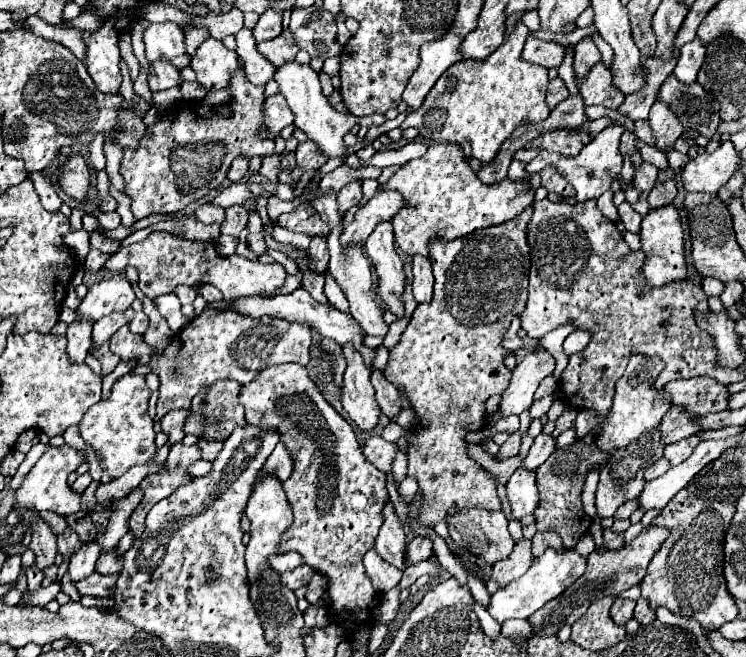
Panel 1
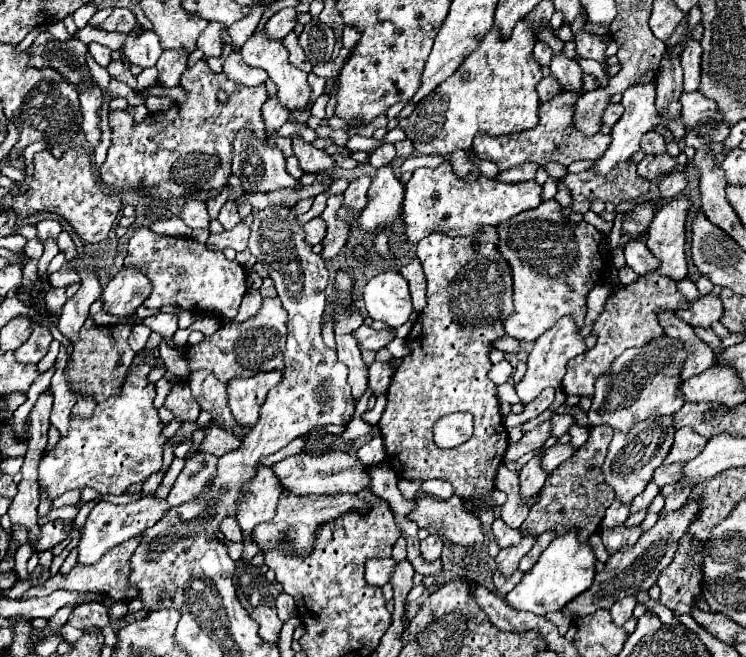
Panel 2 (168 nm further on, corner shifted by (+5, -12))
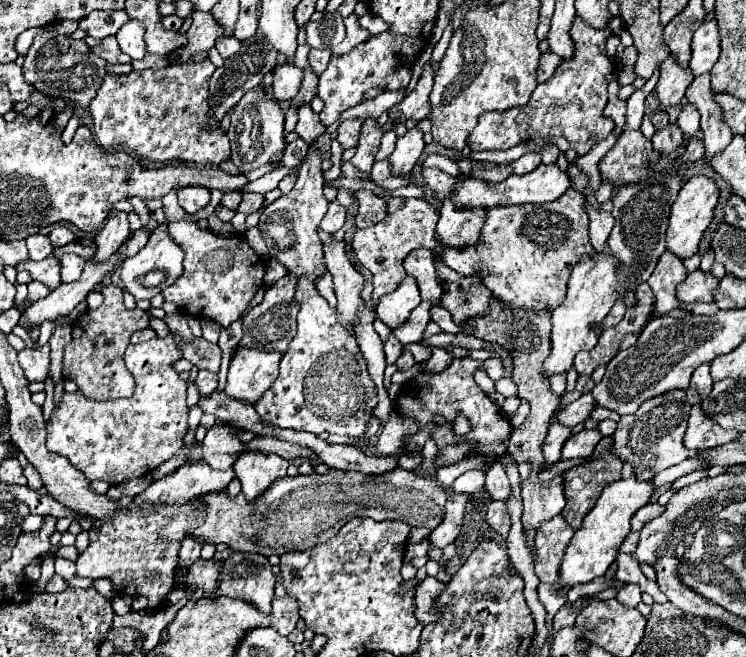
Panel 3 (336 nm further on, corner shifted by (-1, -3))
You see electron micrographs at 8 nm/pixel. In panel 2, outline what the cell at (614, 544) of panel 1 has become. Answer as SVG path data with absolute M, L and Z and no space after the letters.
M616 526L612 530L604 530L602 532L602 542L608 550L608 554L620 552L620 548L628 548L632 546L638 538L640 538L640 528L624 528L624 526Z

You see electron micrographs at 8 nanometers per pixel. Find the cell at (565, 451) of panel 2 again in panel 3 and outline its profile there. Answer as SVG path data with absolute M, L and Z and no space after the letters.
M584 429L580 433L574 433L564 449L562 449L562 459L576 459L576 457L590 457L594 453L594 447L598 445L598 441L602 439L598 429Z

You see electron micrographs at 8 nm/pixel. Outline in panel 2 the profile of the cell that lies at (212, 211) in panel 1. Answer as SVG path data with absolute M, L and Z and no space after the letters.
M188 200L180 212L180 218L190 226L190 228L210 228L210 216L206 212L206 204L200 200Z

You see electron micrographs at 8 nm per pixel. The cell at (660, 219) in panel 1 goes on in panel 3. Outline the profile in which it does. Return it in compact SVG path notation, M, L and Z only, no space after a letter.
M698 175L698 177L692 177L684 183L678 199L672 205L670 223L668 223L668 229L666 229L666 245L668 245L670 253L674 253L680 259L686 259L686 257L692 257L698 251L698 243L704 237L704 231L708 229L708 225L714 217L718 197L720 197L720 189L718 189L718 185L714 183L712 177Z

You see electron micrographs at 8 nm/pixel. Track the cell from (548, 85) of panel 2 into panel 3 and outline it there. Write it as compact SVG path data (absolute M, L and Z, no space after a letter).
M552 51L542 53L542 55L540 55L540 61L538 61L538 71L536 71L538 83L548 81L548 79L552 77L552 73L556 71L556 67L560 65L560 61L562 61L562 59L558 59L558 55L554 55Z

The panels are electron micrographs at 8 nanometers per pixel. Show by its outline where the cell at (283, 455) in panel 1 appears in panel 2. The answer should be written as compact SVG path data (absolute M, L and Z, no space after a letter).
M330 452L324 456L310 456L310 454L296 454L272 464L282 488L288 494L302 496L302 494L342 494L350 492L356 494L370 484L368 468L358 460L356 452Z

